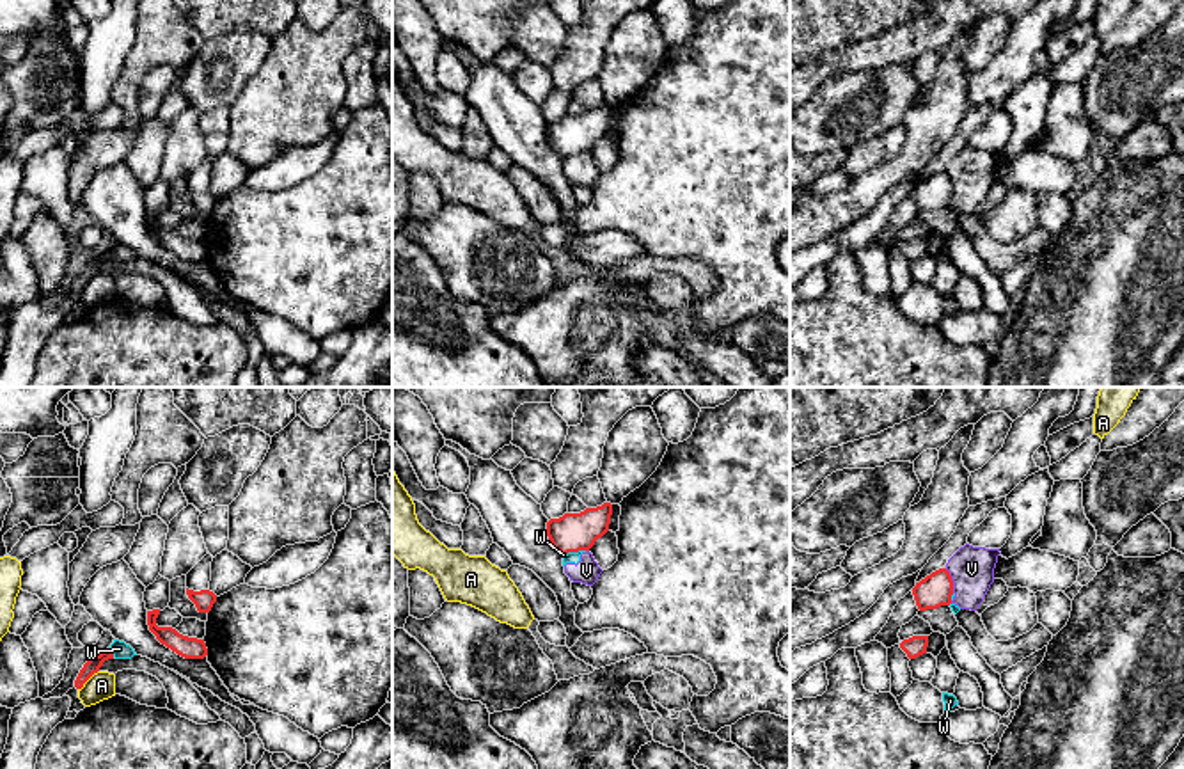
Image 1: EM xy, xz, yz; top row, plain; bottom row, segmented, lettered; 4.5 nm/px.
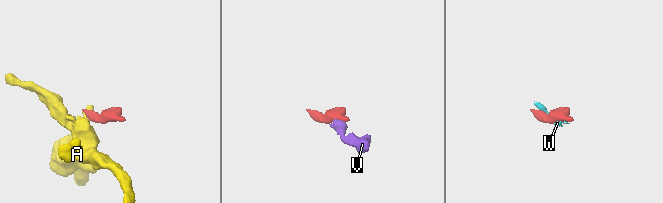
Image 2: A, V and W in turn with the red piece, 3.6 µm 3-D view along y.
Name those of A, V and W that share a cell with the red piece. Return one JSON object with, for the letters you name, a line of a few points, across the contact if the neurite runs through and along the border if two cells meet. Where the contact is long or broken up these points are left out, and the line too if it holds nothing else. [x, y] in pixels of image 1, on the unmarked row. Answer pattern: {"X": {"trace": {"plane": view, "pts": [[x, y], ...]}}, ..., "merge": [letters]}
{"merge": []}

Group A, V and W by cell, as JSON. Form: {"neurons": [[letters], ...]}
{"neurons": [["A"], ["V", "W"]]}

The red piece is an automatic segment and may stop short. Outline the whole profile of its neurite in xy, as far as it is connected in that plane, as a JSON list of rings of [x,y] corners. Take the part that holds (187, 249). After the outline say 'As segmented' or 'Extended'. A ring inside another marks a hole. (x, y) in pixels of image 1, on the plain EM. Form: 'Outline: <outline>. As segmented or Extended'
Outline: [[[160,211],[147,213],[147,227],[162,247],[185,261],[204,261],[208,258],[204,242],[183,238],[172,229],[158,229],[158,217]]]. As segmented

